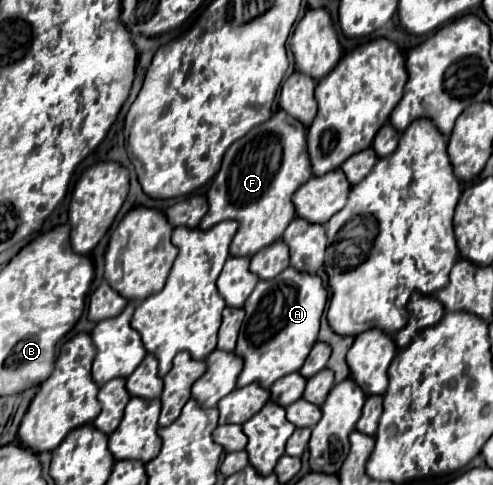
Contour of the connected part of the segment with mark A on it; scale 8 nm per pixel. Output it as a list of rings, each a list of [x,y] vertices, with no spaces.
[[[287,268],[273,280],[259,280],[243,306],[245,320],[235,354],[241,356],[245,364],[239,374],[237,388],[243,388],[251,382],[257,382],[261,388],[269,388],[285,374],[299,372],[309,350],[317,342],[319,320],[325,304],[327,290],[317,274]]]

